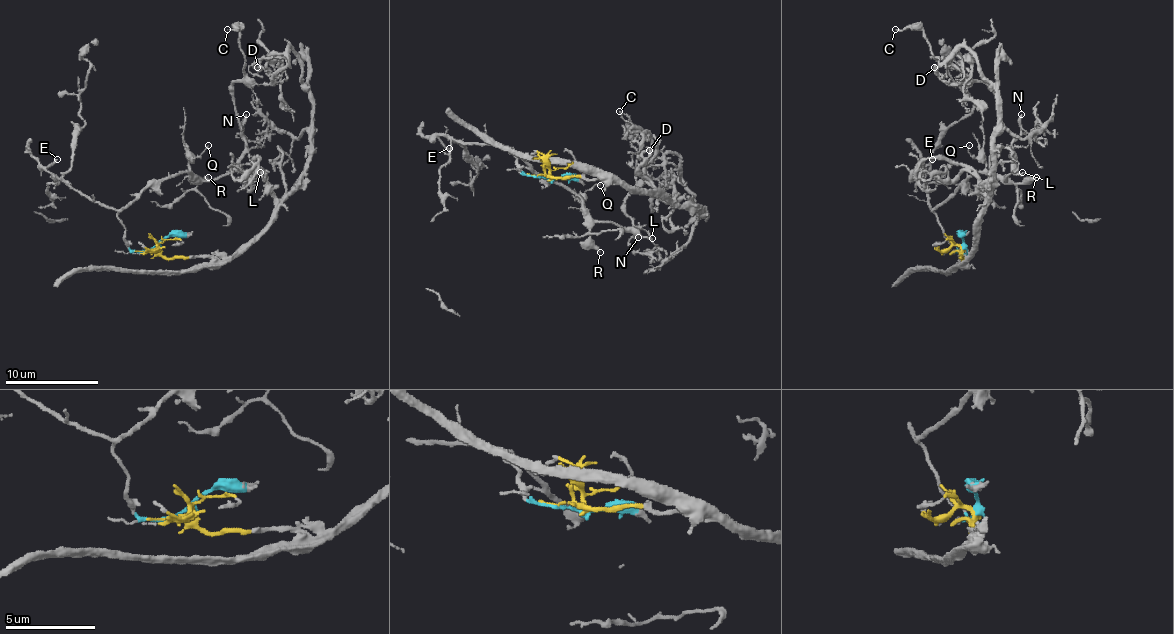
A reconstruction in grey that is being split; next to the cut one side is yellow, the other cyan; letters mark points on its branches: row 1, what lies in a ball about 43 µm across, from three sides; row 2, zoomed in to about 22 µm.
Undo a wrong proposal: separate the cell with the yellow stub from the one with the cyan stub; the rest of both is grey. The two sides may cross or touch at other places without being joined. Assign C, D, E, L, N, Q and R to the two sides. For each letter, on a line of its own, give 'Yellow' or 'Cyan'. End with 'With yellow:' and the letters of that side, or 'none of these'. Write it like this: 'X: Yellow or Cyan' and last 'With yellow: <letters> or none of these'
C: Cyan
D: Yellow
E: Cyan
L: Cyan
N: Cyan
Q: Cyan
R: Cyan
With yellow: D

